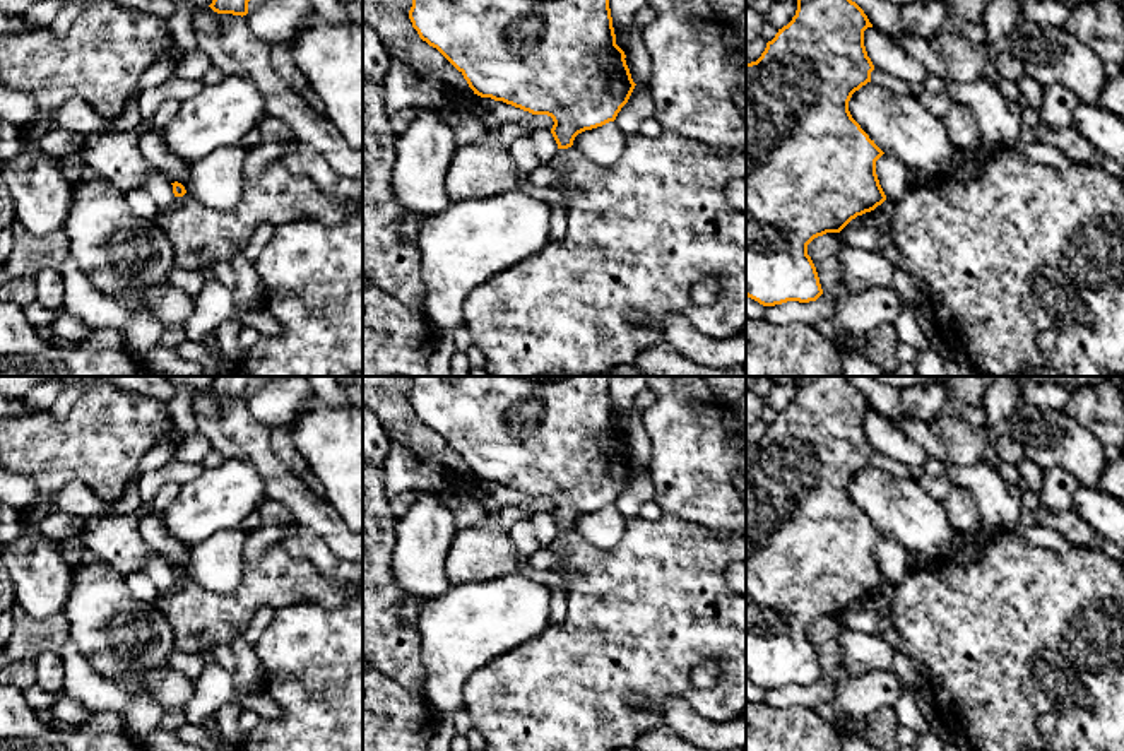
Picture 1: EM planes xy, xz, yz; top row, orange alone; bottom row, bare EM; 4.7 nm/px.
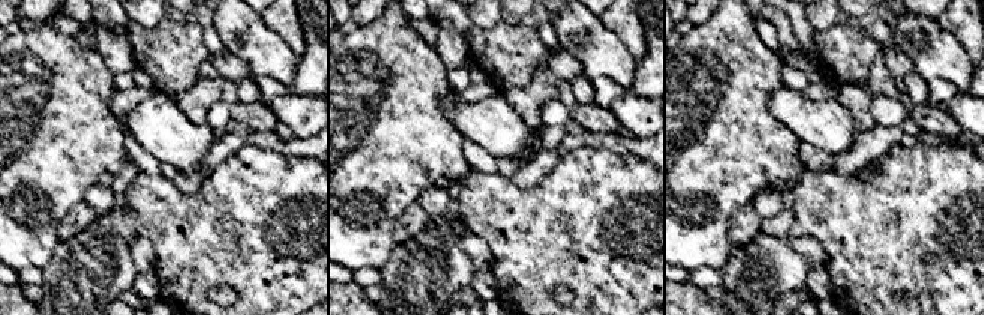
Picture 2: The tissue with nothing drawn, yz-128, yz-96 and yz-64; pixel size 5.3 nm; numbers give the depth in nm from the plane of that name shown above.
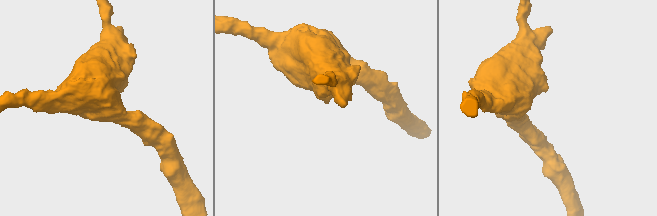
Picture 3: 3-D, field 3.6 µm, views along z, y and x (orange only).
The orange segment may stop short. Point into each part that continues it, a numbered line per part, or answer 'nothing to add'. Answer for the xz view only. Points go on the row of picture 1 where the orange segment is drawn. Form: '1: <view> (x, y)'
nothing to add

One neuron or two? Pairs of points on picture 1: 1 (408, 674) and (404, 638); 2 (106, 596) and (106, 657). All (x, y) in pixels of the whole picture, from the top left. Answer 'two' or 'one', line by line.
1: one
2: one

